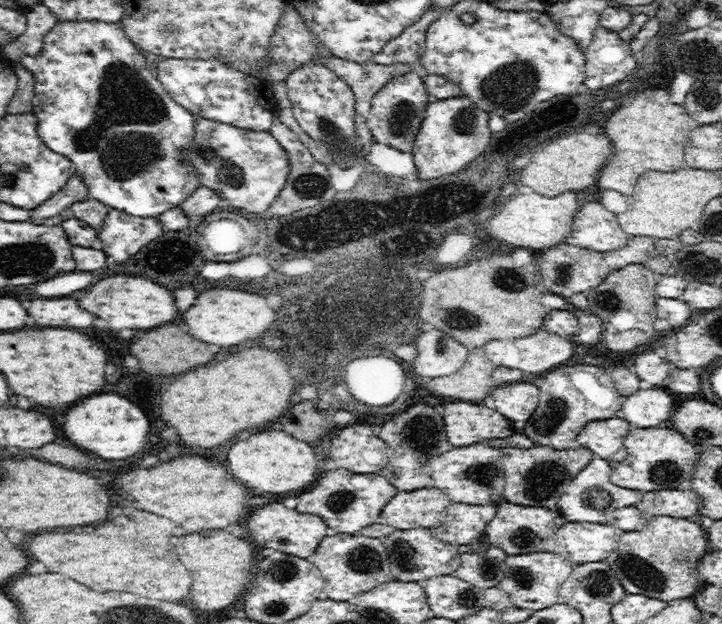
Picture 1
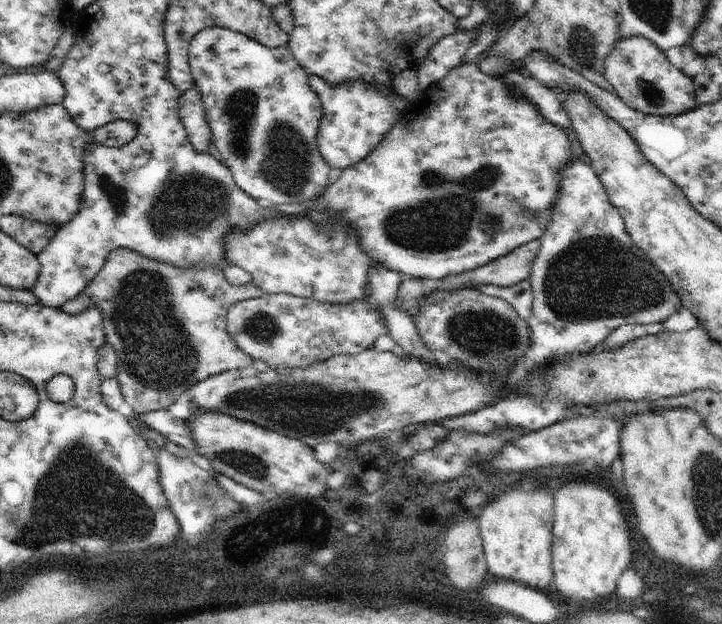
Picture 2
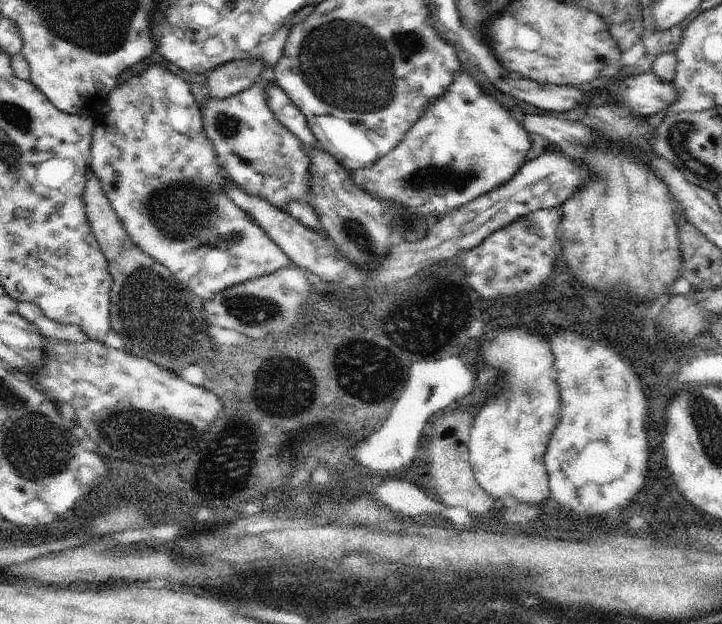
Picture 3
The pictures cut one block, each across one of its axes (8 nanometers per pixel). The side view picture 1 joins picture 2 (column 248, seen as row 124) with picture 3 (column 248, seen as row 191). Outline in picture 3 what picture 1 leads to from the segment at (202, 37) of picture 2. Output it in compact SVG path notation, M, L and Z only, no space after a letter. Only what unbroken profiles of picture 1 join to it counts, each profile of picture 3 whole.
M260 76L249 89L228 98L202 98L200 112L204 134L212 142L218 164L230 180L246 194L262 198L278 210L284 210L288 202L306 201L308 198L312 188L310 159L298 135L284 128L268 108L268 84L271 82Z

